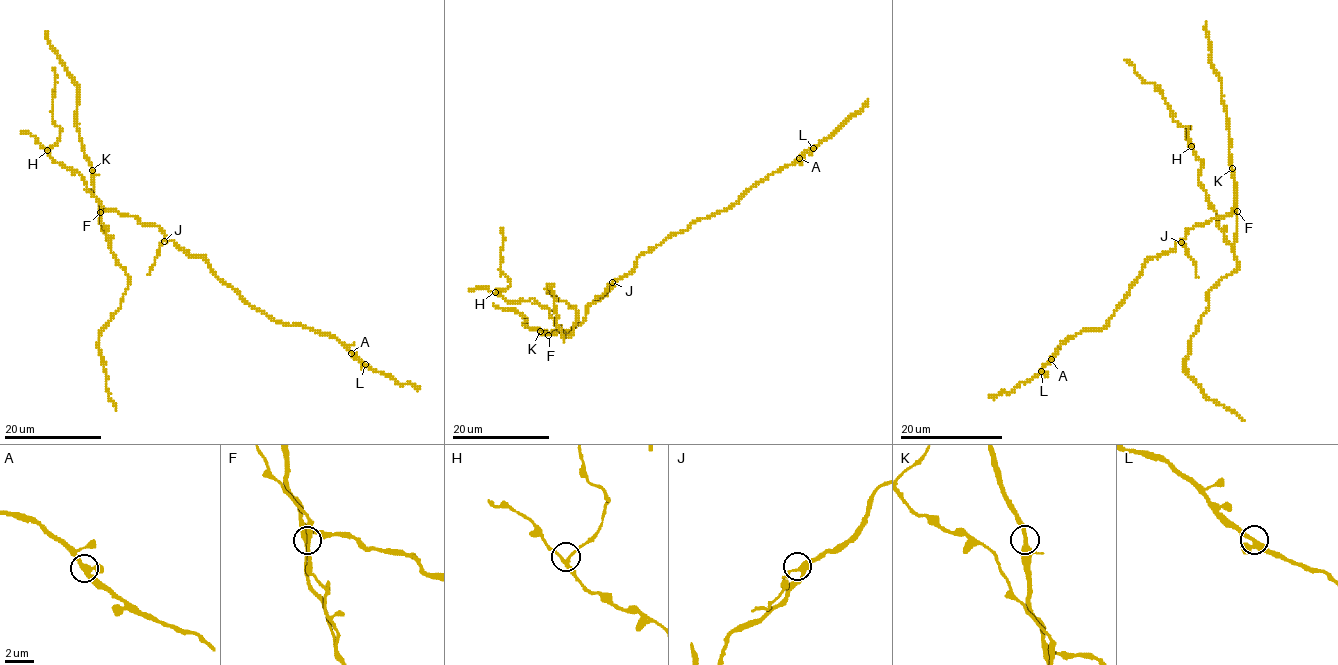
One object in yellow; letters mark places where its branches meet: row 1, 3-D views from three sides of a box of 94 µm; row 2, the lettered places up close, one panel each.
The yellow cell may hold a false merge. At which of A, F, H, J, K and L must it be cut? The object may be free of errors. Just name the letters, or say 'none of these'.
none of these

